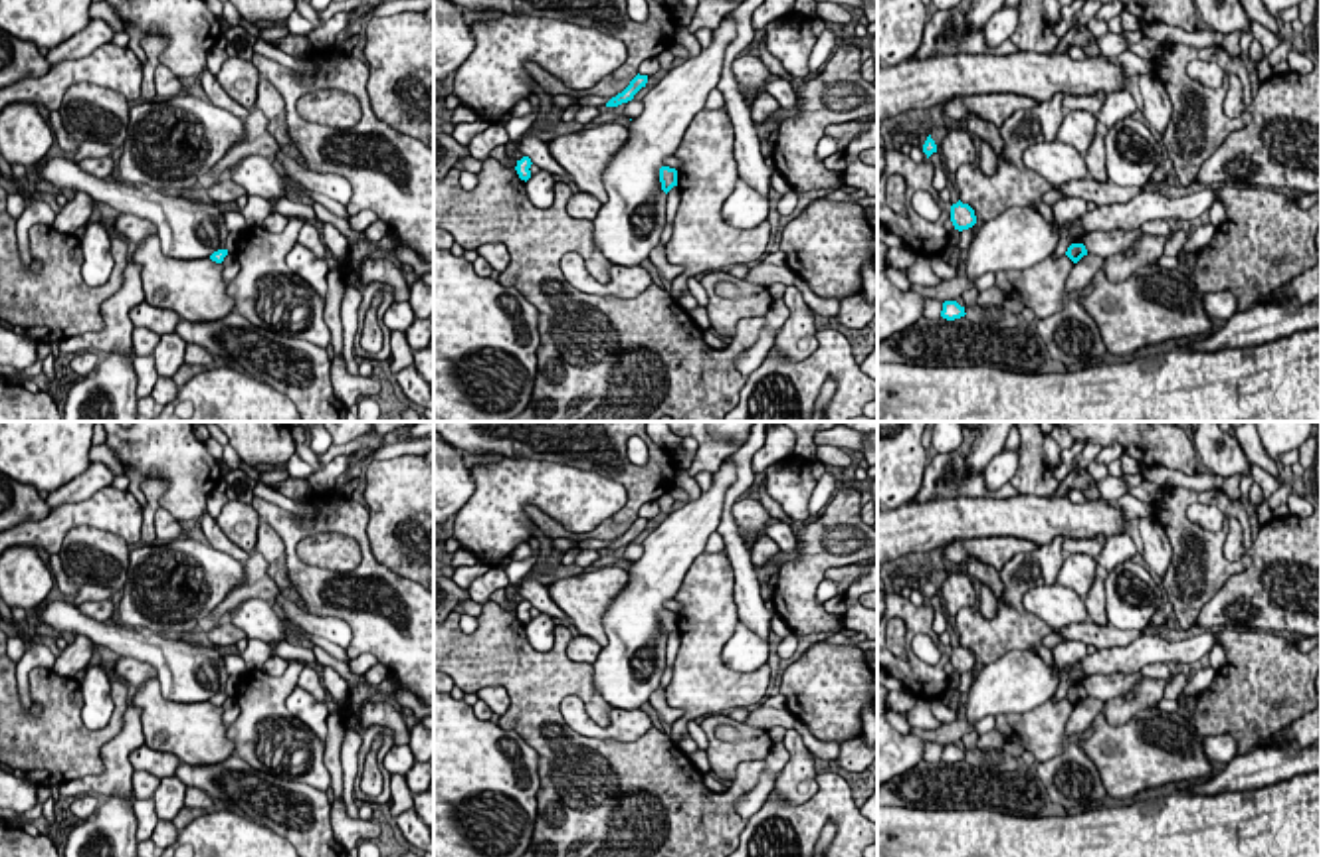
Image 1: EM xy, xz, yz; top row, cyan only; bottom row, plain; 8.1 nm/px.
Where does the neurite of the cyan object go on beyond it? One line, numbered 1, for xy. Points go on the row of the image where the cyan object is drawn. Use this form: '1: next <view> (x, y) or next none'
1: next none

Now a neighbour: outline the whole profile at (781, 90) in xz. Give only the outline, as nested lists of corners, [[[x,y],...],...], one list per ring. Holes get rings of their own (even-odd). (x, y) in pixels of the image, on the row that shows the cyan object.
[[[768,79],[764,91],[772,95],[782,109],[796,111],[798,109],[798,95],[796,87],[786,79]]]

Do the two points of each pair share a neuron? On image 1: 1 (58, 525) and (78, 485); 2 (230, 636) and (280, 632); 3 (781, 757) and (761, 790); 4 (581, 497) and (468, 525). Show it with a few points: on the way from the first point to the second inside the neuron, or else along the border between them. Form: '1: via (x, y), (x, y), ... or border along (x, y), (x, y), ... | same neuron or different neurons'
1: border along (109, 483), (90, 497), (64, 501), (52, 509) | different neurons
2: border along (230, 622), (248, 638) | different neurons
3: via (773, 764), (767, 782) | same neuron
4: via (553, 495), (511, 495), (496, 511) | same neuron

